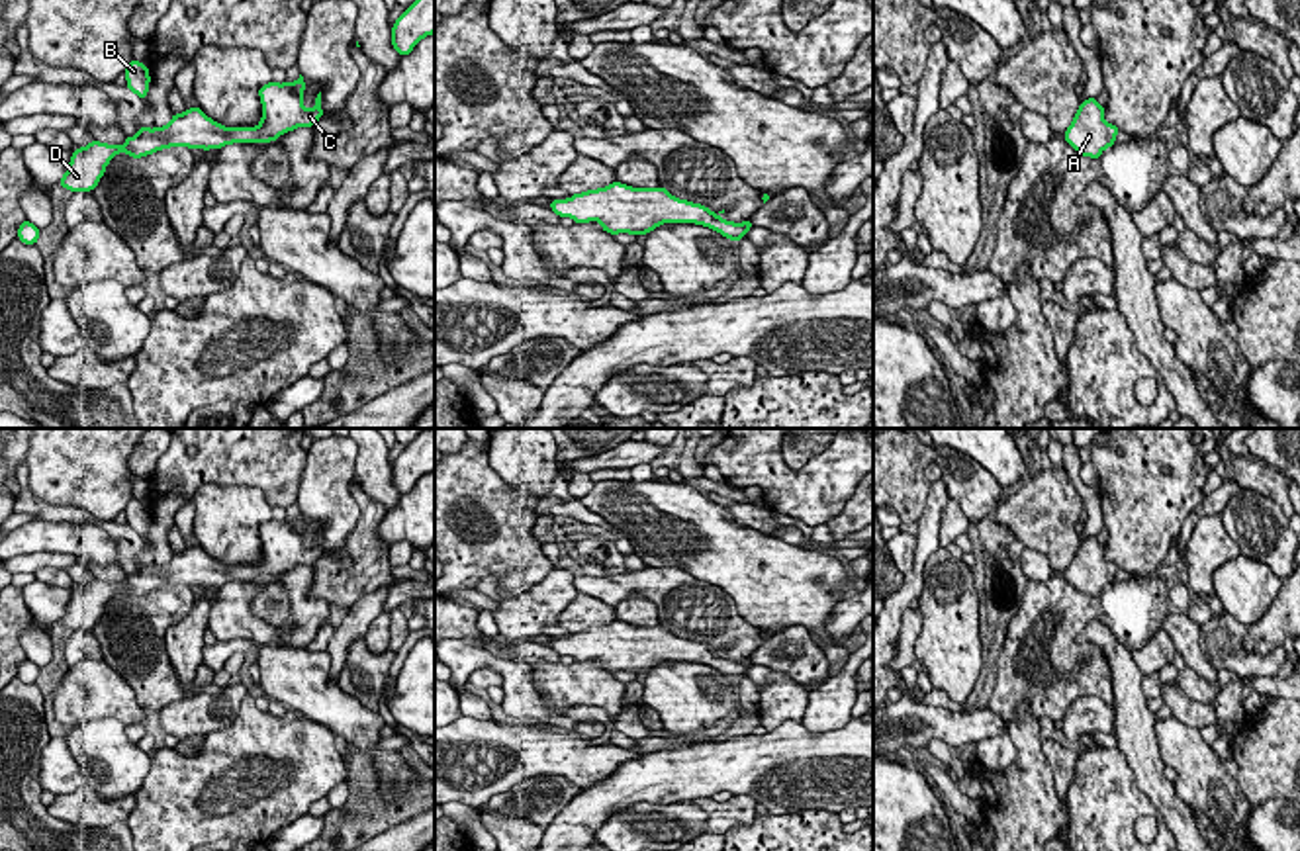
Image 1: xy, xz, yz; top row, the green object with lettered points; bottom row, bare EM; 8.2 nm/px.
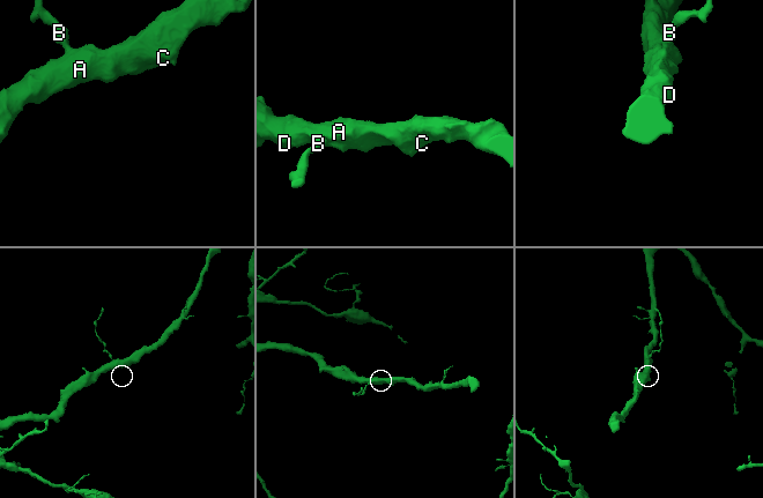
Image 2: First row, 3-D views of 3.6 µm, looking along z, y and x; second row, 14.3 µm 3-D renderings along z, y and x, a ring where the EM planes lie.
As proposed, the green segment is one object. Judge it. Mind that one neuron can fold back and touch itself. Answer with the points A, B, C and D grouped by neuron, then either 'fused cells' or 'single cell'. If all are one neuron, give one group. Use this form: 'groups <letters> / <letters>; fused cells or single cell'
groups A B C D; single cell

